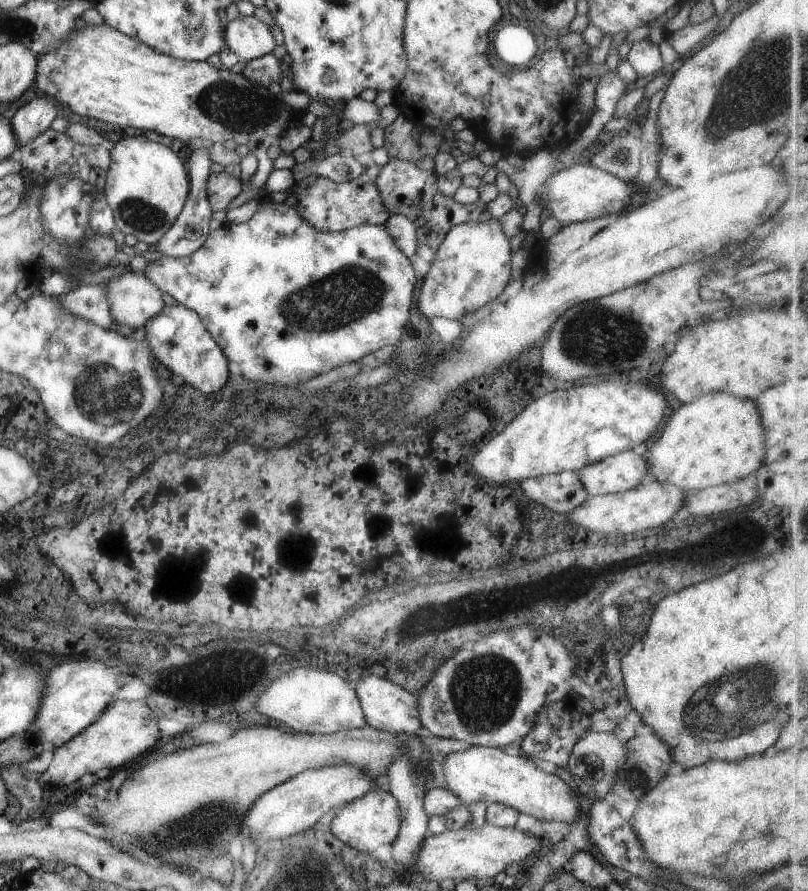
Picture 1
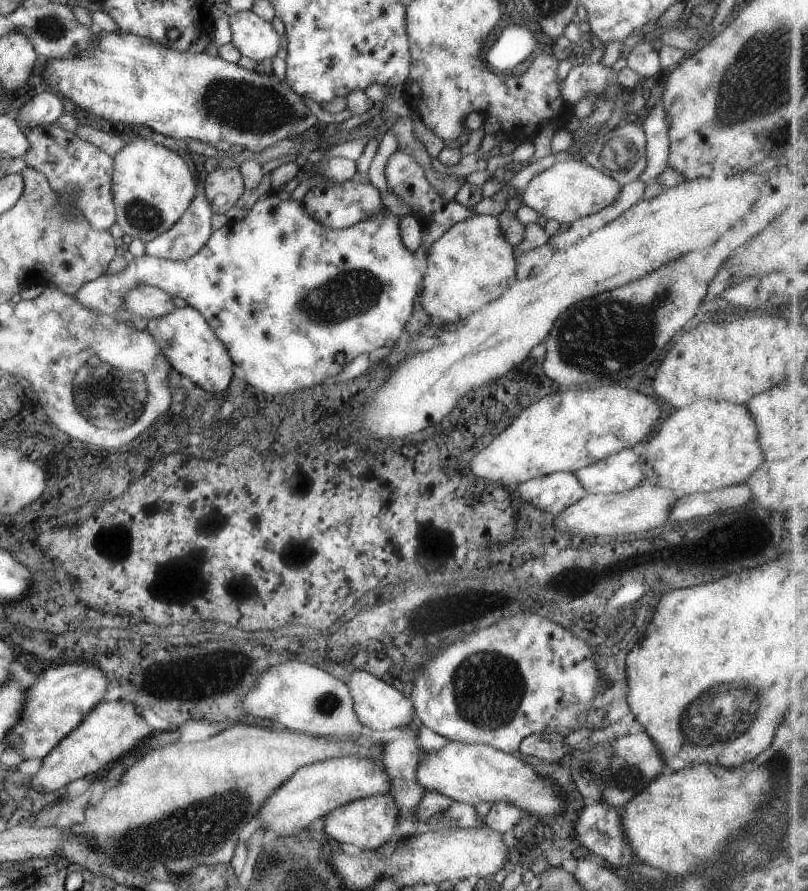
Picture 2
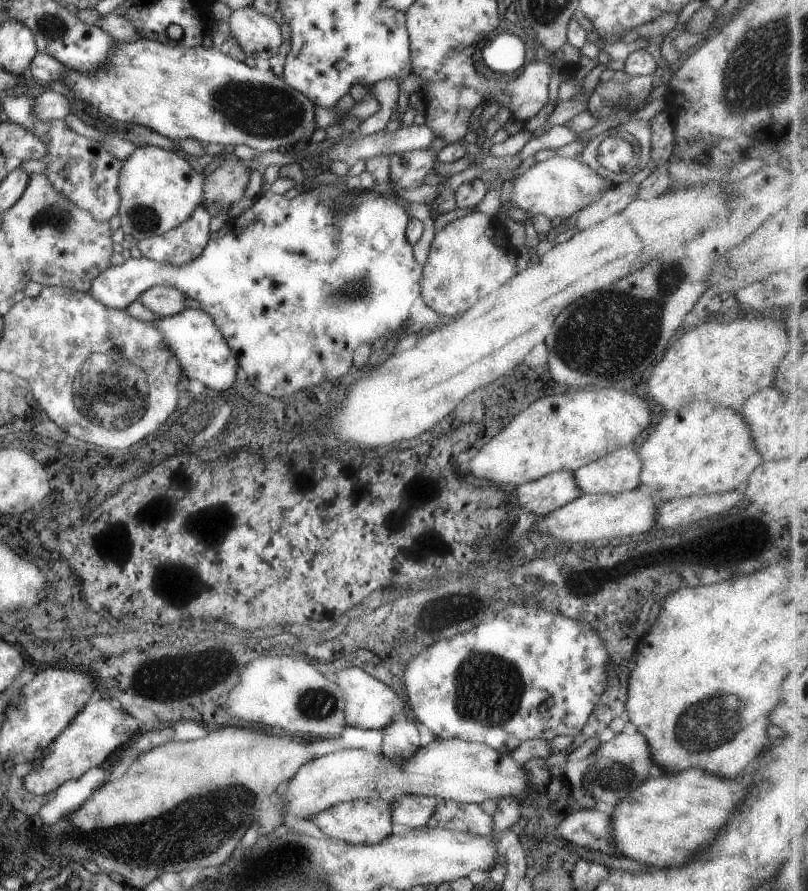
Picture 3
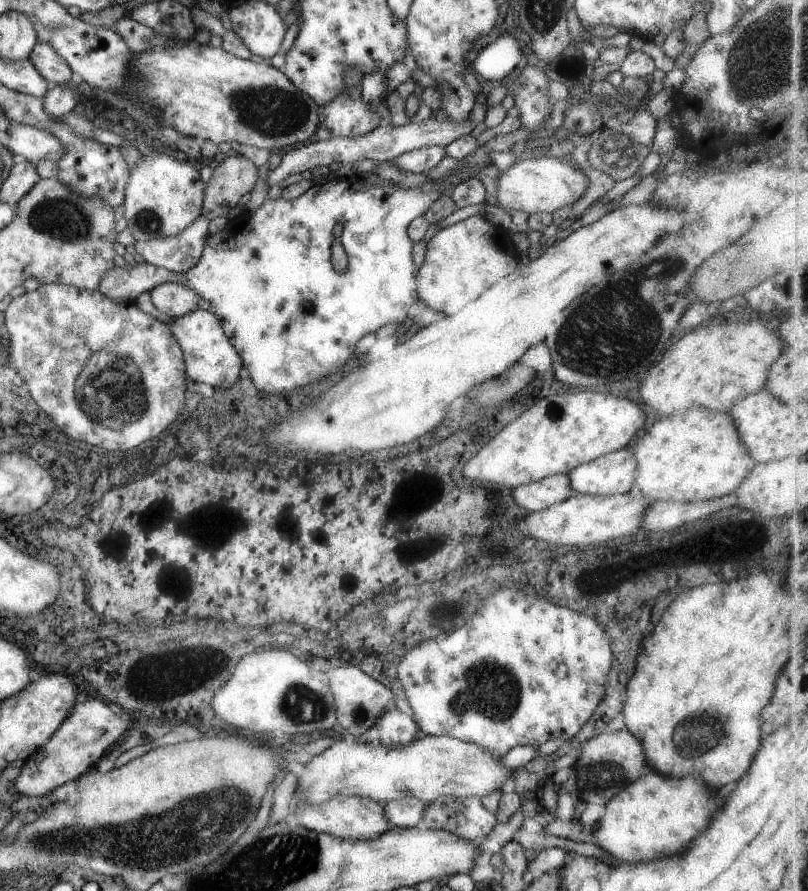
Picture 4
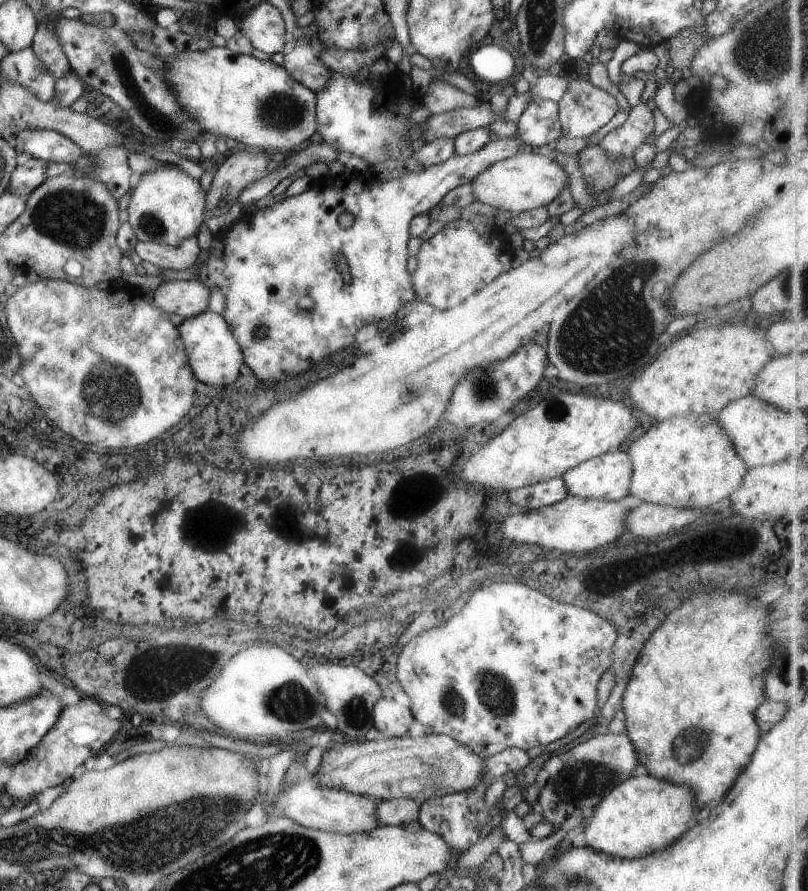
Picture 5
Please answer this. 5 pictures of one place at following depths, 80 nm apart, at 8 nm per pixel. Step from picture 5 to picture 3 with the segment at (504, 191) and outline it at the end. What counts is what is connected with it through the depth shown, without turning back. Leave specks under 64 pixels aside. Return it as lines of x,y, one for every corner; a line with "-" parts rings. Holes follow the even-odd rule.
557,156
536,162
529,169
525,169
522,175
517,175
514,180
509,181
513,183
510,206
520,208
532,215
542,214
550,219
561,218
563,221
571,214
595,202
605,191
613,187
607,179
599,176
577,159

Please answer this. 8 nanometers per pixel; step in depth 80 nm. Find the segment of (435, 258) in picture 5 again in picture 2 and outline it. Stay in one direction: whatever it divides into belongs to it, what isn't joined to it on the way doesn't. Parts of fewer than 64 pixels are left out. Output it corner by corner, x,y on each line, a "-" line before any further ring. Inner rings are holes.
474,214
450,226
426,252
426,271
419,282
424,312
445,322
457,322
507,290
515,280
512,250
495,216

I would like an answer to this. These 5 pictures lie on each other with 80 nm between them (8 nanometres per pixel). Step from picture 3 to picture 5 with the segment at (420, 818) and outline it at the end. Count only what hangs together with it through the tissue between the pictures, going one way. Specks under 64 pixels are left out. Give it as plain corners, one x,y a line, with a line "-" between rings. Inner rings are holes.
389,799
376,805
378,826
402,826
418,820
420,802
416,799

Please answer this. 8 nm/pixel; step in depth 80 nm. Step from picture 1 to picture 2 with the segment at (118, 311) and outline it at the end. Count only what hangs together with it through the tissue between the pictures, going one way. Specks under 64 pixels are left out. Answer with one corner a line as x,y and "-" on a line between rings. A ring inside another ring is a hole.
149,285
130,288
123,296
120,308
124,308
141,318
163,316
175,307
171,303
171,295

